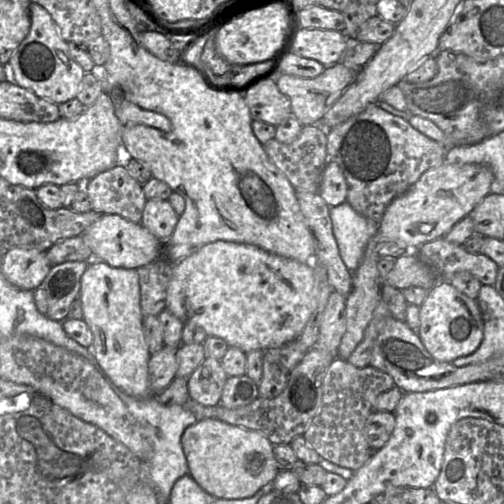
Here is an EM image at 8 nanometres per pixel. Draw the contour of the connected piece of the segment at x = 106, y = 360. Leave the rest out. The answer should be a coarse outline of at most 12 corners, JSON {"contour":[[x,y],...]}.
{"contour":[[92,260],[80,280],[97,367],[153,396],[136,269]]}

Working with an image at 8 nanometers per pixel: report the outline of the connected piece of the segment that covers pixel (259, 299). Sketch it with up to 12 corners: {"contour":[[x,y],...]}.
{"contour":[[215,241],[166,309],[248,353],[297,339],[313,262]]}

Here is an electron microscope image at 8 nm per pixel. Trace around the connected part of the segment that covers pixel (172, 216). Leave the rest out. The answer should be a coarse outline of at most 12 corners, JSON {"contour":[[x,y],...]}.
{"contour":[[168,200],[146,201],[141,224],[160,241],[179,215]]}

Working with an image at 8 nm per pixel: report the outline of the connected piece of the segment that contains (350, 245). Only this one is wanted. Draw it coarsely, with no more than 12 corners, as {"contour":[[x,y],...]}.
{"contour":[[347,201],[330,207],[340,256],[354,272],[378,224]]}

